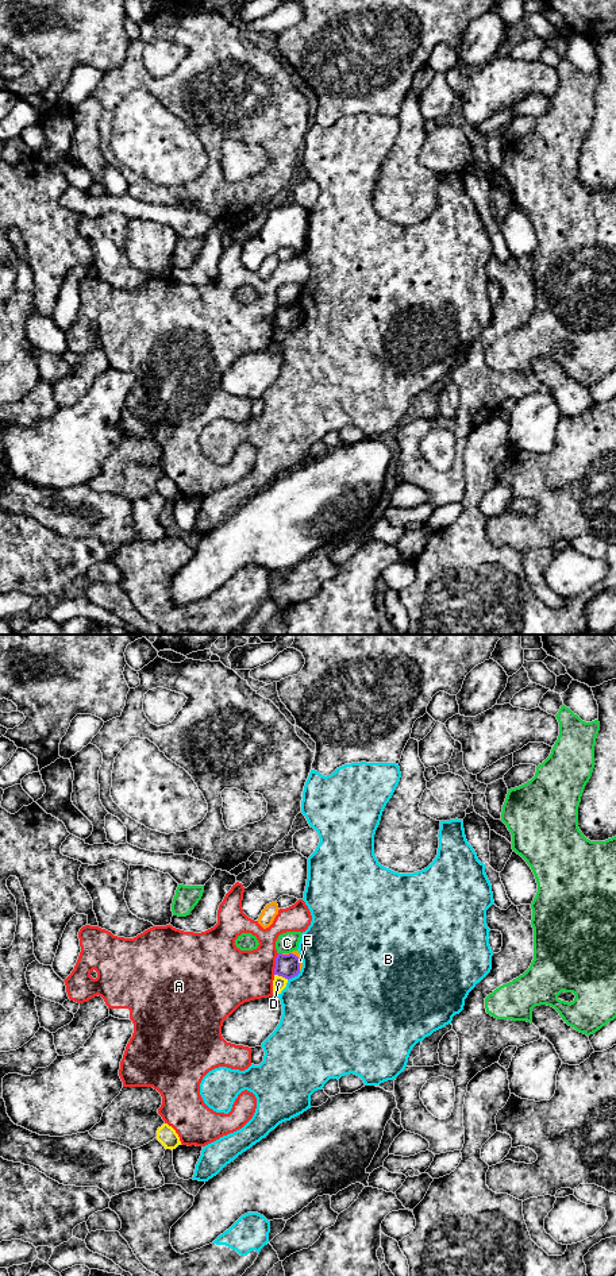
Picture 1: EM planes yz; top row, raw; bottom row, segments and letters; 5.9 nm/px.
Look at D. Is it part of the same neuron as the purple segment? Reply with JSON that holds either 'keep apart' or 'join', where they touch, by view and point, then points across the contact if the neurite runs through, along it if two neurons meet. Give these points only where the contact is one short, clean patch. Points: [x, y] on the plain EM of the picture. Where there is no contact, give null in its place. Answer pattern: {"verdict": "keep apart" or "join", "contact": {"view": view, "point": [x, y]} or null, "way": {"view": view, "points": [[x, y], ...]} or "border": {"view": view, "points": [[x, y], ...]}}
{"verdict": "keep apart", "contact": {"view": "yz", "point": [281, 327]}, "border": {"view": "yz", "points": [[274, 326], [288, 331]]}}

